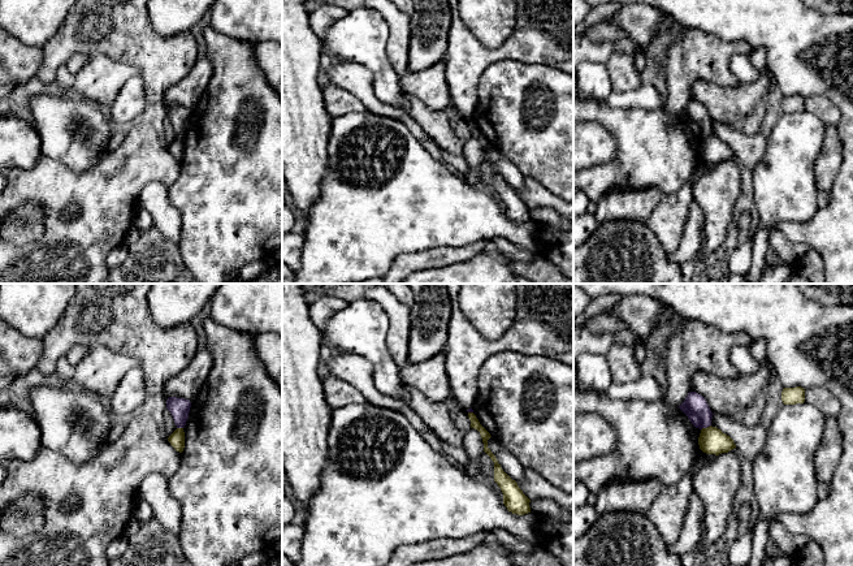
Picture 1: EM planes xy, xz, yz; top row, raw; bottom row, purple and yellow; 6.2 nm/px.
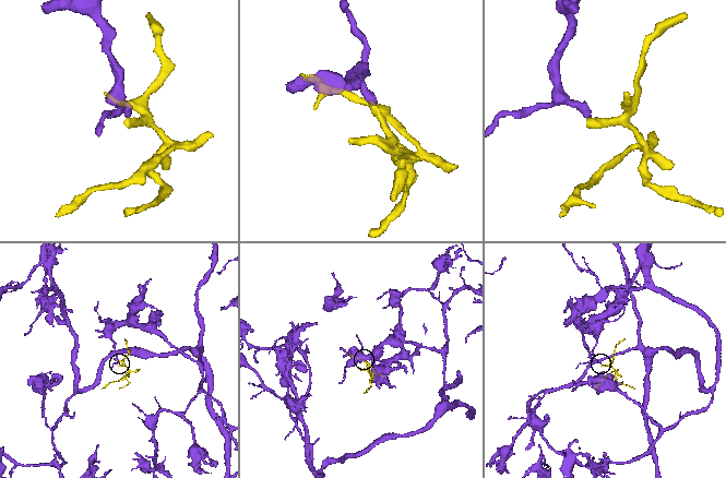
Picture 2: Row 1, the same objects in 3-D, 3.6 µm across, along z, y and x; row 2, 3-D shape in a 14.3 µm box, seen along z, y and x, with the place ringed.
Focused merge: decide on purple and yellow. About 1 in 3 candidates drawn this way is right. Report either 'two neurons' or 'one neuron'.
two neurons

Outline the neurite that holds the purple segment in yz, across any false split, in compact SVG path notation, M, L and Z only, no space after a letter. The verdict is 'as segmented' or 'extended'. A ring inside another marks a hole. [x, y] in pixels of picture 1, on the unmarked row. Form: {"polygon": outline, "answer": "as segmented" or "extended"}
{"polygon": "M689 100L679 117L688 125L696 137L702 138L711 134L714 122L701 103Z", "answer": "as segmented"}

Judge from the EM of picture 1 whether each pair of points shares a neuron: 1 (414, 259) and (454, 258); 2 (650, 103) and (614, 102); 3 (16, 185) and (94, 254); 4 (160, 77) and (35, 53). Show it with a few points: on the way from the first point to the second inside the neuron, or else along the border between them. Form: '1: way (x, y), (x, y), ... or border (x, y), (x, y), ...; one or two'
1: way (424, 259), (444, 258); one
2: way (641, 100), (623, 100); one
3: way (37, 190), (56, 210), (56, 217), (73, 233); one
4: border (43, 47), (43, 59), (35, 76); two

